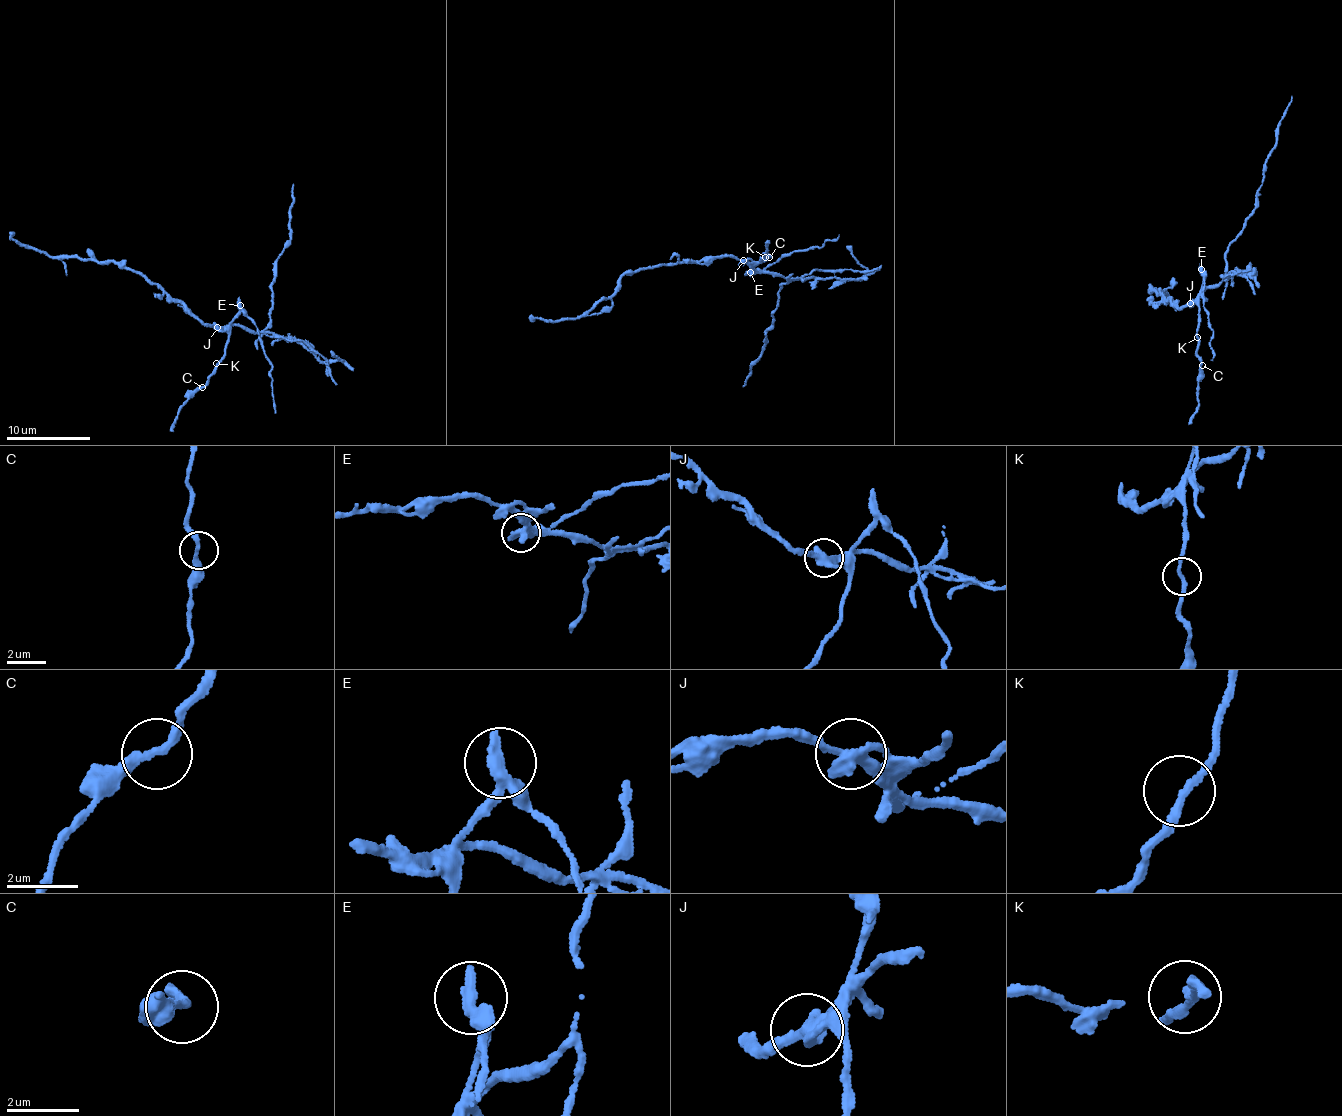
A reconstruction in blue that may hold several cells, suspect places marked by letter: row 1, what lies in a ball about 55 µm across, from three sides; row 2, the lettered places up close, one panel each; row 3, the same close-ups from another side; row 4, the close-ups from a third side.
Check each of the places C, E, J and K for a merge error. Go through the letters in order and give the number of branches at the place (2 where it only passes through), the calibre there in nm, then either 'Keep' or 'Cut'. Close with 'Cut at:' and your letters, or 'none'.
C: Branches: 2. Thickness 240 nm. Keep
E: Branches: 2. Thickness 340 nm. Cut
J: Branches: 2. Thickness 400 nm. Cut
K: Branches: 2. Thickness 200 nm. Keep
Cut at: E, J

